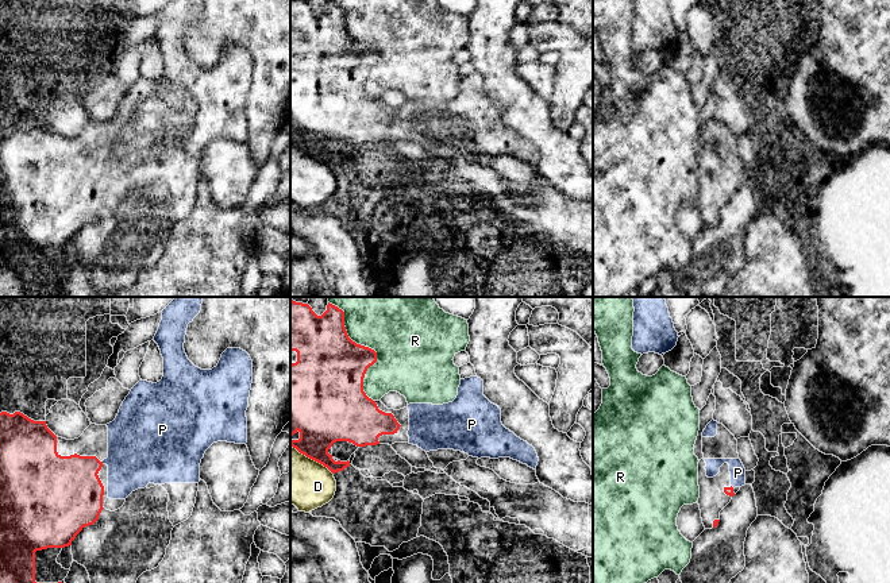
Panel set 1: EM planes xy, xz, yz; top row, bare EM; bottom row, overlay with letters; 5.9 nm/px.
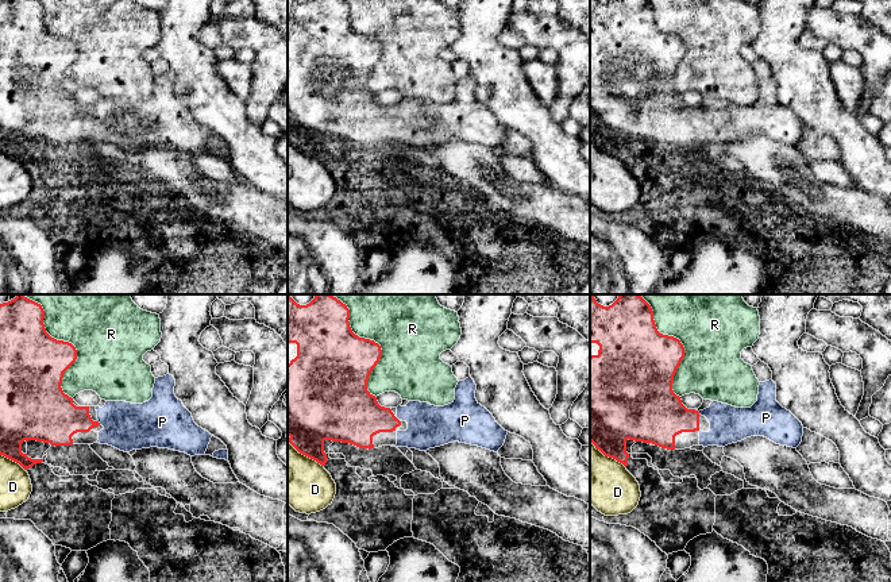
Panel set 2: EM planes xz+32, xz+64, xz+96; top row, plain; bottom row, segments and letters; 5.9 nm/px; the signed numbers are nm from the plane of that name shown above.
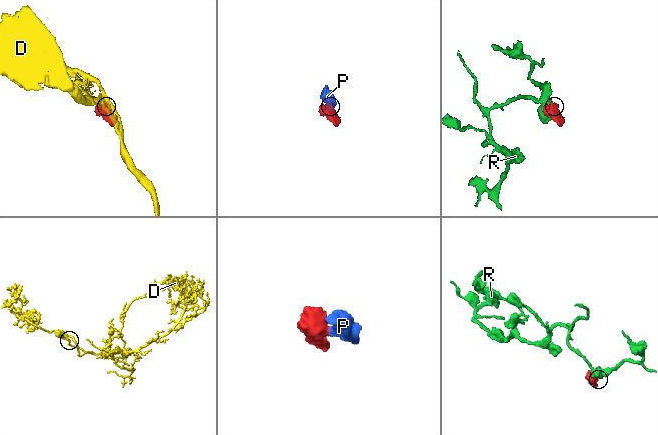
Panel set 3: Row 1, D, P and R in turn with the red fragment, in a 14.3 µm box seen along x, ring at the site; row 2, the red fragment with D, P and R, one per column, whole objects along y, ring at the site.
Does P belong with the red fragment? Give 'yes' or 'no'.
yes

